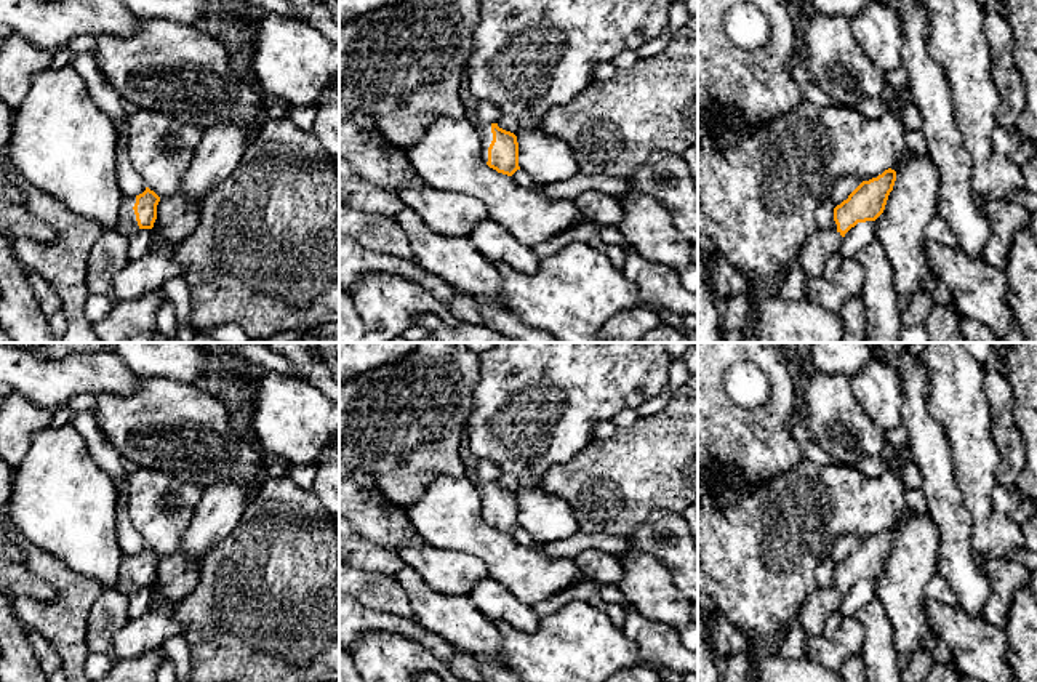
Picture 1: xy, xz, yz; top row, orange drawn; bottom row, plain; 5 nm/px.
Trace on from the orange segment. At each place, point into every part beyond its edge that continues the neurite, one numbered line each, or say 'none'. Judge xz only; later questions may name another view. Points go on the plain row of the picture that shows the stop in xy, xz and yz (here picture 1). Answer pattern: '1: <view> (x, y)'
1: xz (484, 489)

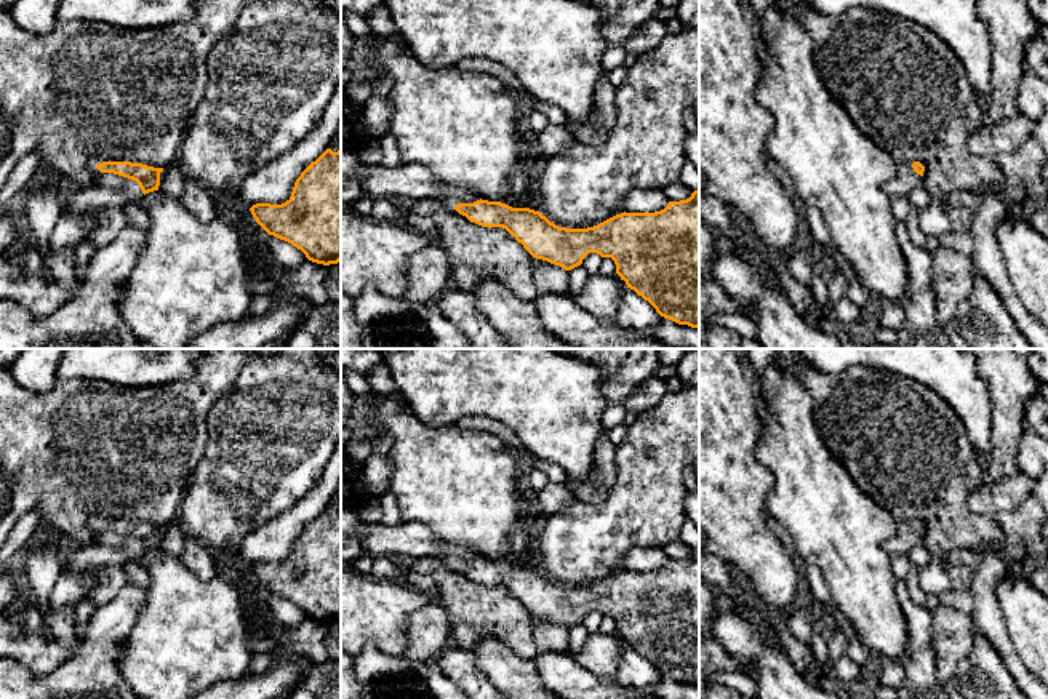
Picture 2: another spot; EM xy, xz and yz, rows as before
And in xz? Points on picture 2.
1: xz (405, 541)

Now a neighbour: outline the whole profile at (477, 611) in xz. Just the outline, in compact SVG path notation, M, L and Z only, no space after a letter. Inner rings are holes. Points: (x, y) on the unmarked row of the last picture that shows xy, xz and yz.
M435 557L403 563L435 582L437 601L450 616L453 646L474 651L478 640L498 638L518 657L536 659L533 614L506 587L470 581Z

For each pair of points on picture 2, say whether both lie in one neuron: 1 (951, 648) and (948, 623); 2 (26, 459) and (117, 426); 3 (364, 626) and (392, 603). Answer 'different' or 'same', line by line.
1: same
2: same
3: same

